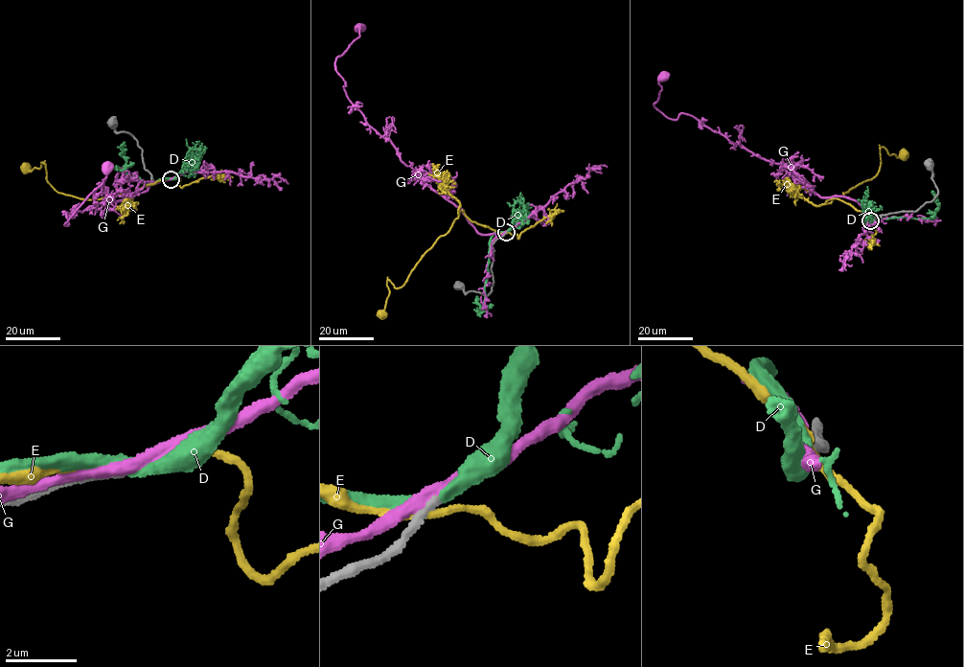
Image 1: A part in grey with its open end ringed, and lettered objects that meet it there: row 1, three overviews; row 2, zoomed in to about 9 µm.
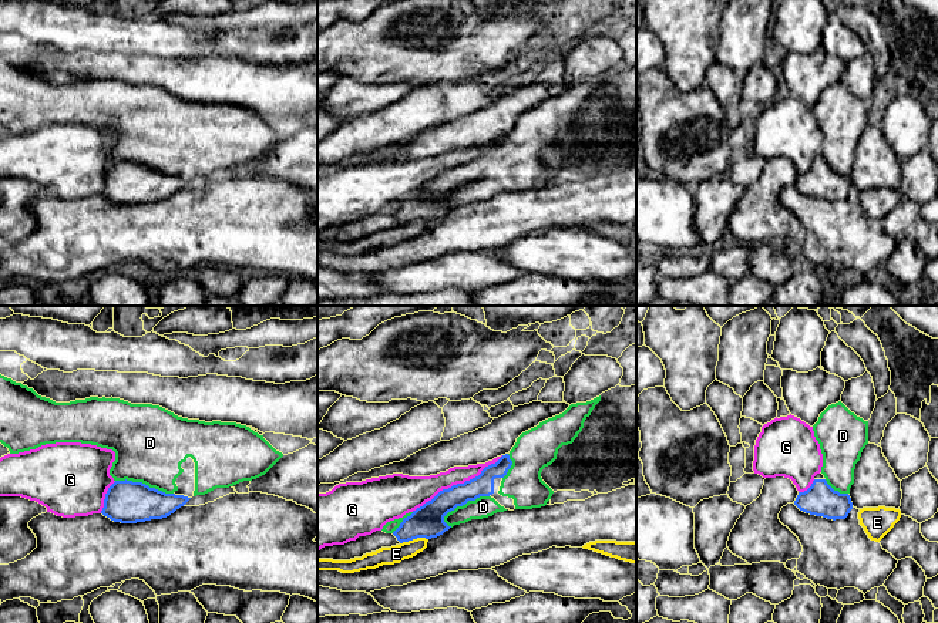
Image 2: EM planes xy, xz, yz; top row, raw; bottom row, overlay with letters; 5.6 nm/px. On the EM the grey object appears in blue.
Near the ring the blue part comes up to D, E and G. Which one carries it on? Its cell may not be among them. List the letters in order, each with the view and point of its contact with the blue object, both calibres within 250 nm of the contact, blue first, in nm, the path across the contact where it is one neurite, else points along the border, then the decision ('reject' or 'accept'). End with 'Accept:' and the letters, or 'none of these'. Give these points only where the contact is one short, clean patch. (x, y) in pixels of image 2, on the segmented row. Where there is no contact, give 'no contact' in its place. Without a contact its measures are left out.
D: meets blue in xy at (144, 484); 240 nm thick on the blue side, 420 nm on the other; accept
E: meets blue in xz at (413, 538); 190 nm thick on the blue side, 100 nm on the other; reject
G: meets blue in xz at (457, 484); 160 nm thick on the blue side, 180 nm on the other; reject
Accept: D

